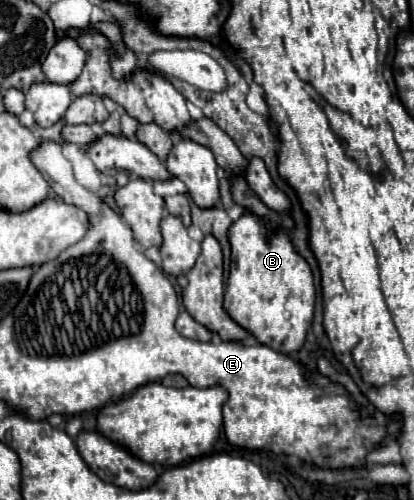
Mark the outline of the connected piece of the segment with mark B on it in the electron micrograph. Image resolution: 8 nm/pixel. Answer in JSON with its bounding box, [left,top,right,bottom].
[225,214,315,354]

